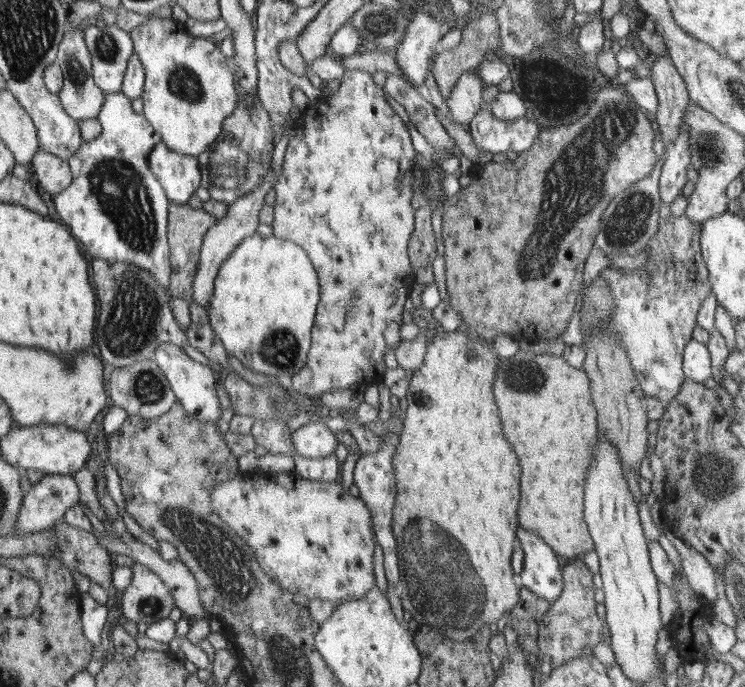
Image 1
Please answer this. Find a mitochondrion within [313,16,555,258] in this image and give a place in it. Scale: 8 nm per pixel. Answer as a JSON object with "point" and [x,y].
{"point":[424,179]}

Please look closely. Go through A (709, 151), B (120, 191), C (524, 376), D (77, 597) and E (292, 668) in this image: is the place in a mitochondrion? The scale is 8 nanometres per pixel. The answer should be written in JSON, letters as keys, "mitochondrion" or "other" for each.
{"A":"mitochondrion","B":"mitochondrion","C":"mitochondrion","D":"other","E":"mitochondrion"}

